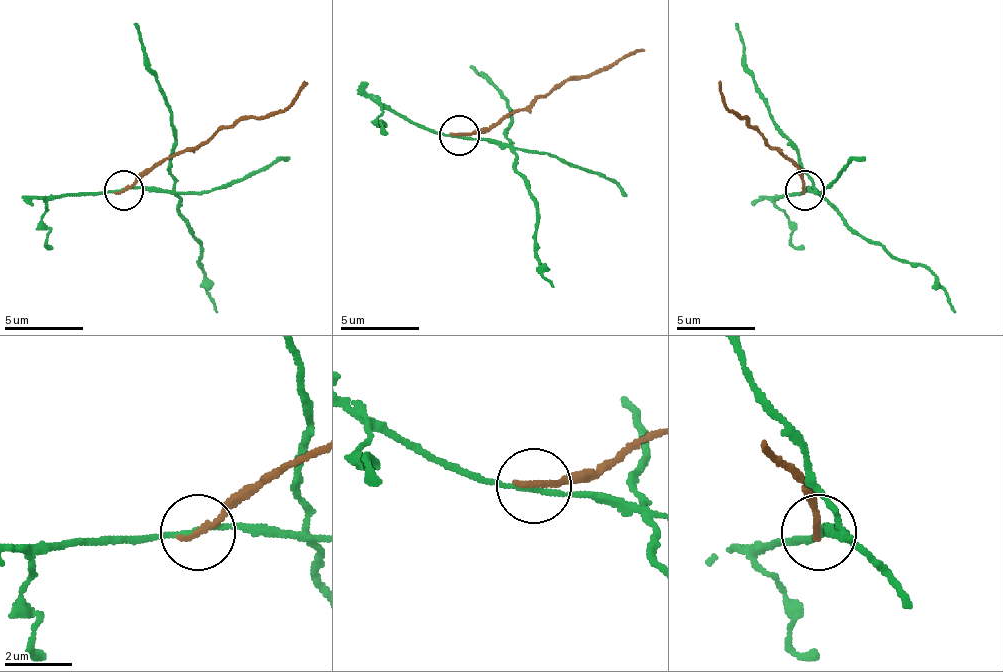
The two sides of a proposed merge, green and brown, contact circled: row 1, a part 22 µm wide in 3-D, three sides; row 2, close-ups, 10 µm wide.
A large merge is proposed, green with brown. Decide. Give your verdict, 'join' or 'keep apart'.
keep apart

